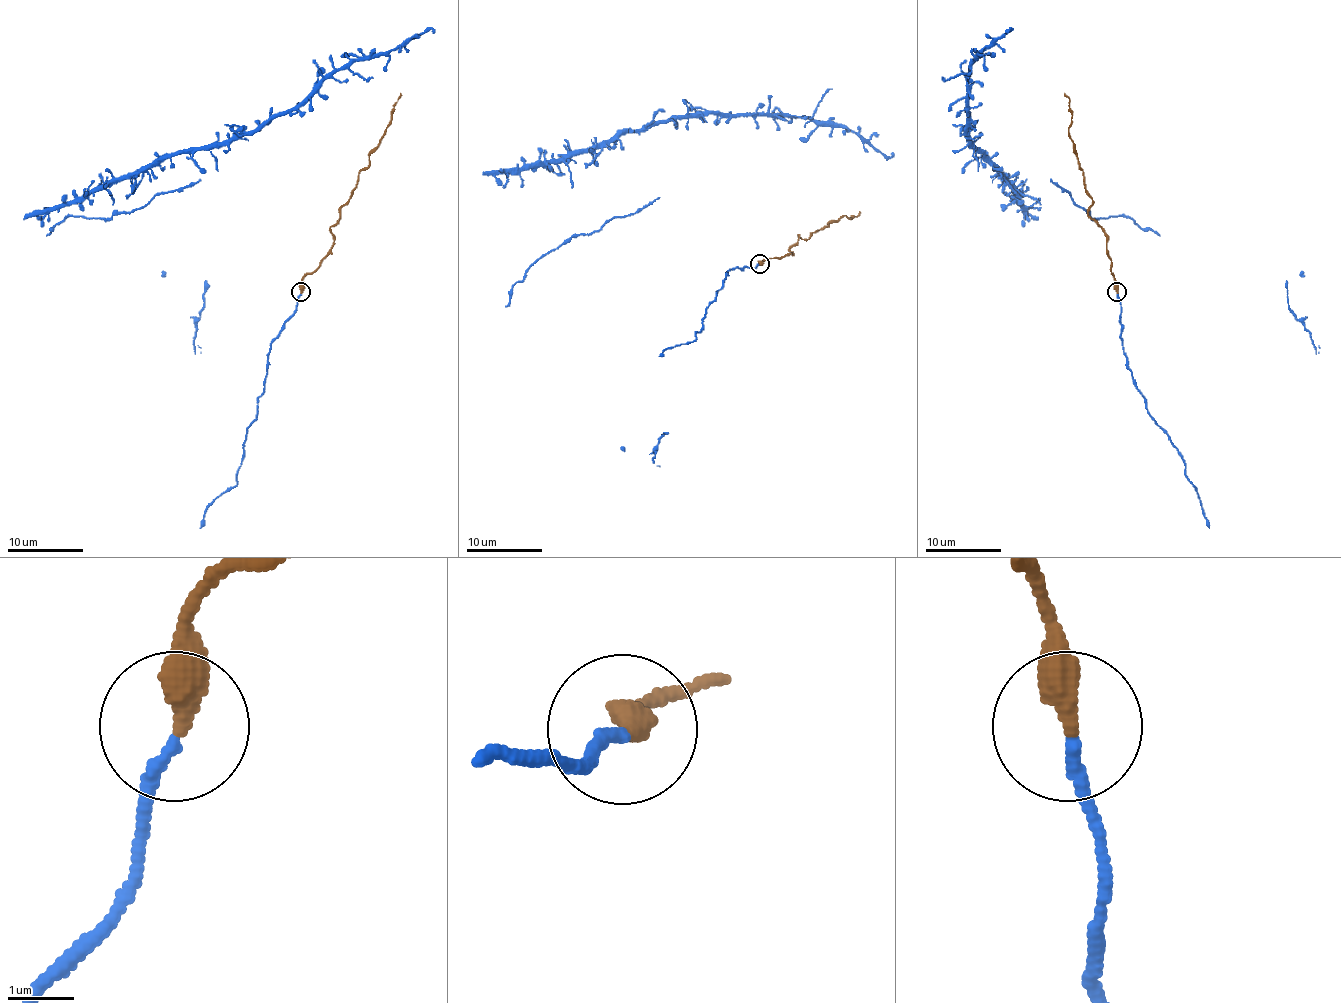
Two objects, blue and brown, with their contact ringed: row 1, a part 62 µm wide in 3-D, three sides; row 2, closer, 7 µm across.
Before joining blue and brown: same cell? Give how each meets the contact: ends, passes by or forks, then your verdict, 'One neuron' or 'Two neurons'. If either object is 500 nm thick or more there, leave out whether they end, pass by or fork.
At the ring blue ends. At the ring brown ends. Two neurons

